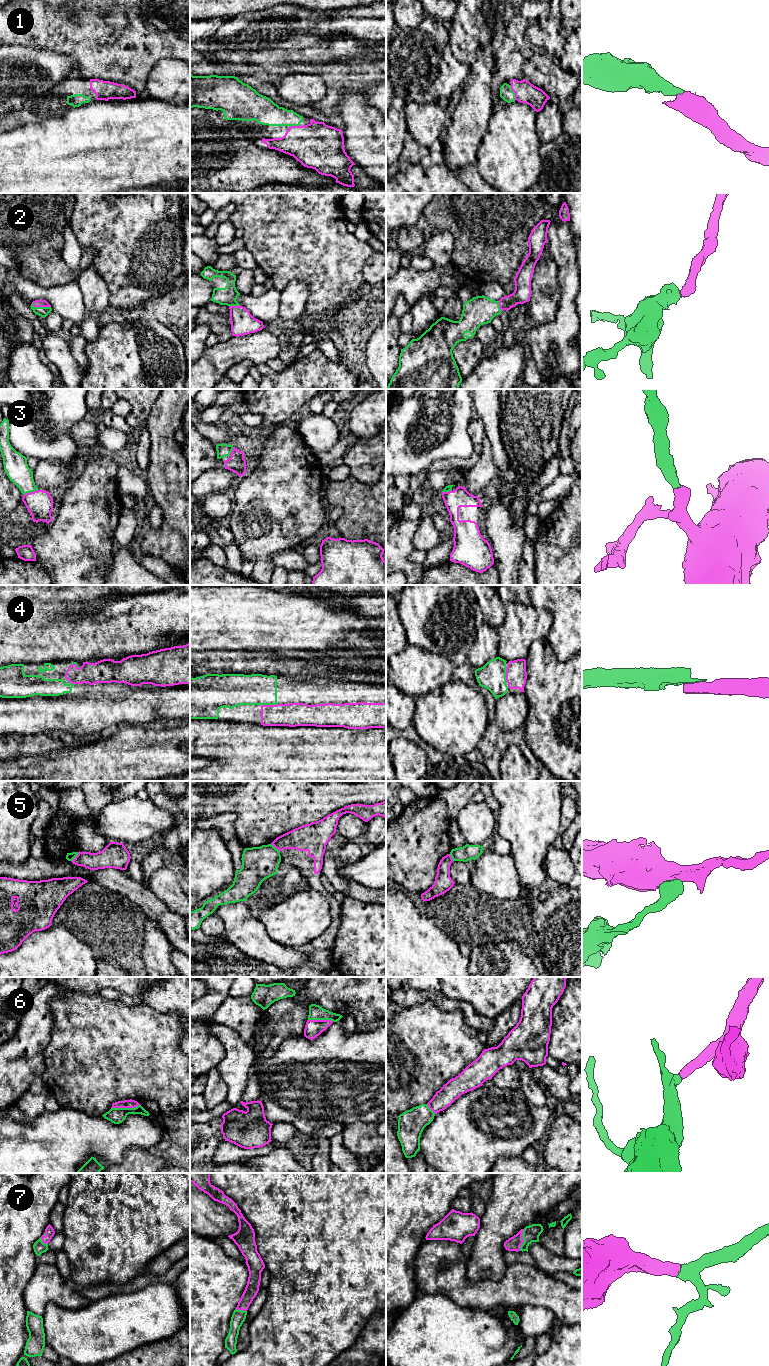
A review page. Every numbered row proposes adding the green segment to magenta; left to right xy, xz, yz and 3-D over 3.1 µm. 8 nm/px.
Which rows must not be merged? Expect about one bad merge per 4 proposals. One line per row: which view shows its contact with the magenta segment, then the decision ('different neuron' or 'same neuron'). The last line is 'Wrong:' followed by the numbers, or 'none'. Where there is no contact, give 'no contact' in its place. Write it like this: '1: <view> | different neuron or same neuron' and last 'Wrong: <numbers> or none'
1: yz | same neuron
2: xy | same neuron
3: xy | same neuron
4: xz | same neuron
5: xy | different neuron
6: xy | same neuron
7: yz | same neuron
Wrong: 5

